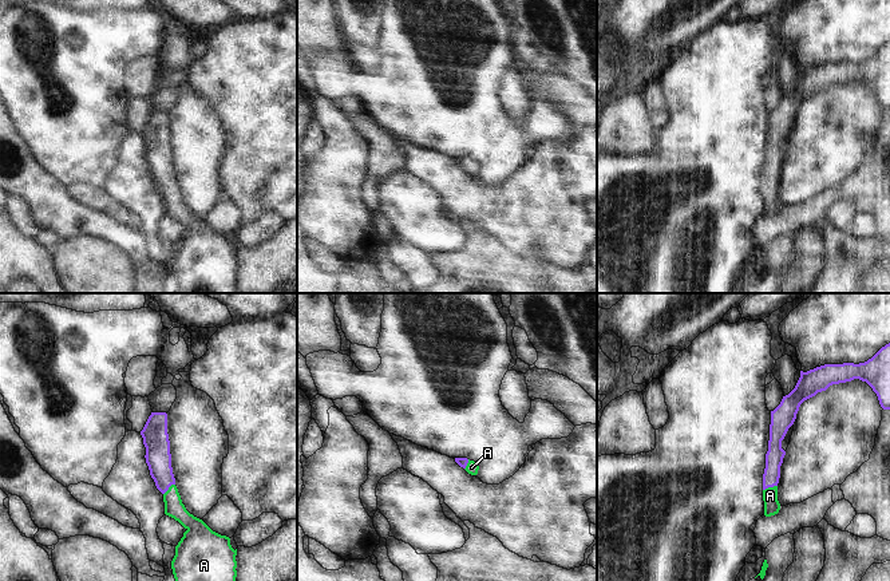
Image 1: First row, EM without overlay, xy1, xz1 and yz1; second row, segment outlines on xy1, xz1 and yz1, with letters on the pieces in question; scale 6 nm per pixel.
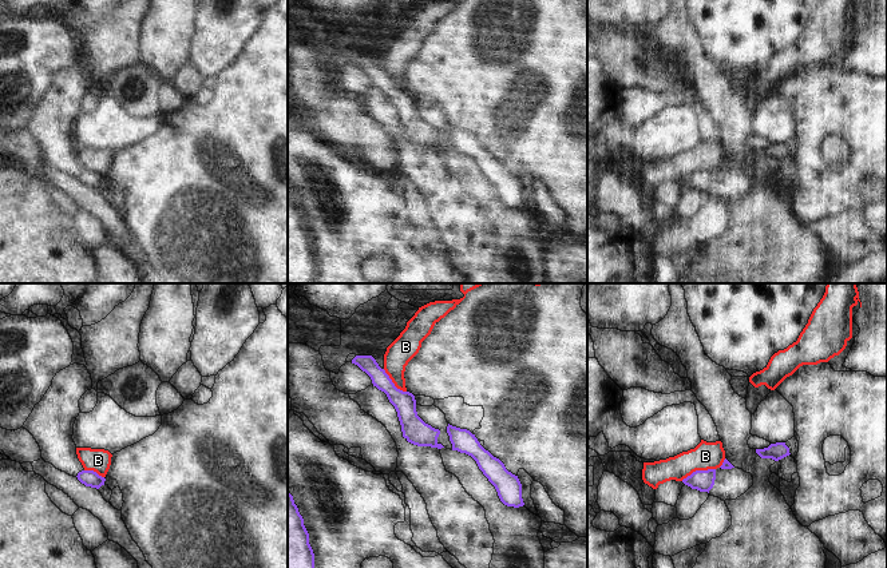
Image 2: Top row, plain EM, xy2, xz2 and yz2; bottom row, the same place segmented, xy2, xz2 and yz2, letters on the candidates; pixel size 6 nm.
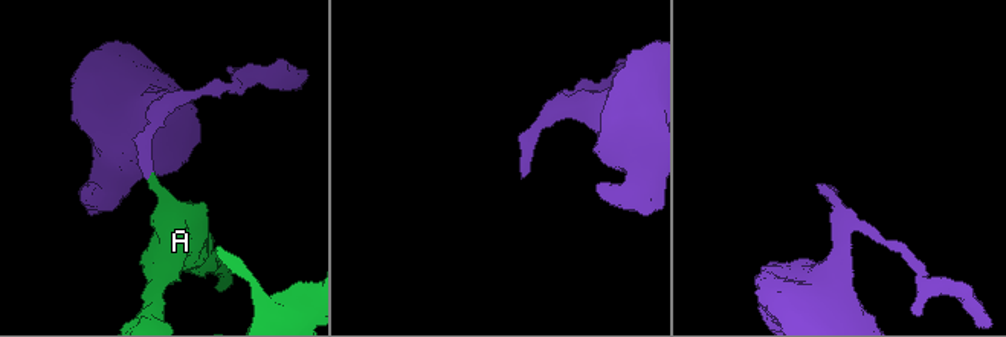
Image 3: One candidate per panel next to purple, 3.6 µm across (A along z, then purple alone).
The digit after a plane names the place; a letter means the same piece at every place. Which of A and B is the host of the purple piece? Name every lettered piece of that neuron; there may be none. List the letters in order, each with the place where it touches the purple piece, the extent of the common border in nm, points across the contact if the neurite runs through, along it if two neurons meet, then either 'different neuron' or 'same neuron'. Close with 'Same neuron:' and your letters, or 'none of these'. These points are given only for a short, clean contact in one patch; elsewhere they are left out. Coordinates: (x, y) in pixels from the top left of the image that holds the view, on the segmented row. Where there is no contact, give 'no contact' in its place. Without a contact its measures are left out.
A: meets purple in yz1 at (770, 486); contact 90 nm long; runs through yz1 (774, 458), (770, 486), (770, 495); same neuron
B: meets purple in yz2 at (697, 471); contact 220 nm long; border along yz2 (715, 468), (695, 471), (681, 480); different neuron
Same neuron: A

